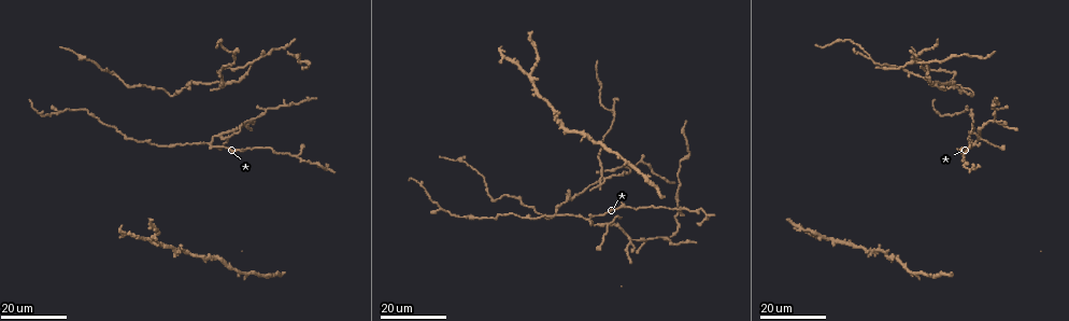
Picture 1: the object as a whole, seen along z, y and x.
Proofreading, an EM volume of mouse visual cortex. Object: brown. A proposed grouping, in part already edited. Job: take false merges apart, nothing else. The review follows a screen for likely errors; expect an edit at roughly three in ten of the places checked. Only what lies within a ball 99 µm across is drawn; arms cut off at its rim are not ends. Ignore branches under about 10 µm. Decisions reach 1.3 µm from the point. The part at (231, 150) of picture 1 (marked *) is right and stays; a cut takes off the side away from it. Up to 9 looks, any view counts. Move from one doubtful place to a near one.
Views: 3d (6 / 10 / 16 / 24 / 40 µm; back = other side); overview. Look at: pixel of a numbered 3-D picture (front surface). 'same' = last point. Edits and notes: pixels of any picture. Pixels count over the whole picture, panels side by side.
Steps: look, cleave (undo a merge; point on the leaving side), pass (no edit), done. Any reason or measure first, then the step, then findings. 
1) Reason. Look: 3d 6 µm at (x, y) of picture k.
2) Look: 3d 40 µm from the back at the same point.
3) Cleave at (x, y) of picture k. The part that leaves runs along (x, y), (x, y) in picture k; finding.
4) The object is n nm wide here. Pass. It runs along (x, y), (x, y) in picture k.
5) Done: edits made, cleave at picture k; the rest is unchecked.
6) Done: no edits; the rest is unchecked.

Four arms meet. Look: 3d 16 µm at (210, 143) of picture 1.

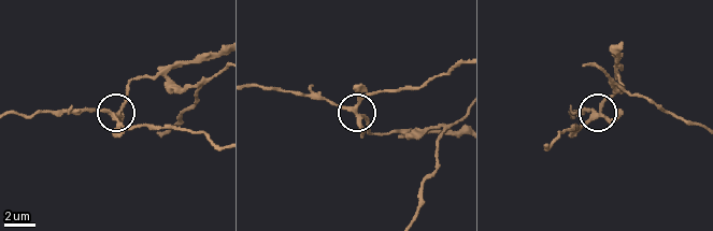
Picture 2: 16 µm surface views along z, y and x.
Look: 3d 10 µm at (596, 114) of picture 2.

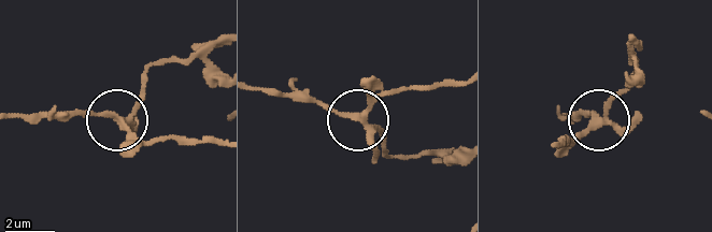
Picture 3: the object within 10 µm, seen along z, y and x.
4 arms meet here. Pass. It runs along (455, 81), (387, 91), (362, 112), (385, 153) in picture 3; one cell here.

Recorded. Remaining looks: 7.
Calibre changes. Look: 3d 24 µm at (600, 185) of picture 1.

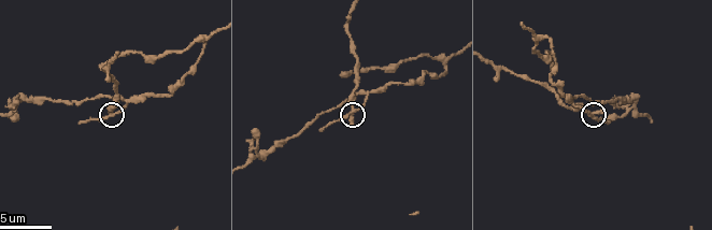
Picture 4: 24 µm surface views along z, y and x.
Look: 3d 10 µm at (114, 115) of picture 4.

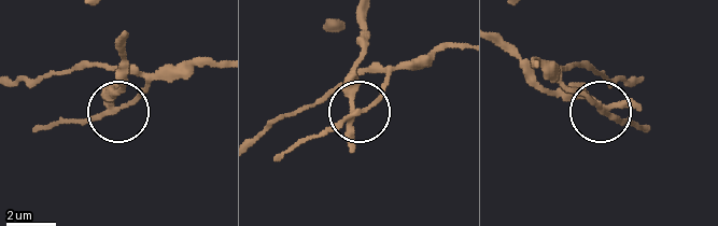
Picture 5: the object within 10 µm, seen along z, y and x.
4 arms meet here. Cleave at (351, 152) of picture 5. The part that leaves runs along (349, 114), (362, 11) in picture 5; a second cell is stuck on.

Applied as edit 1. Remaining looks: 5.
Redraw. Look: overview.

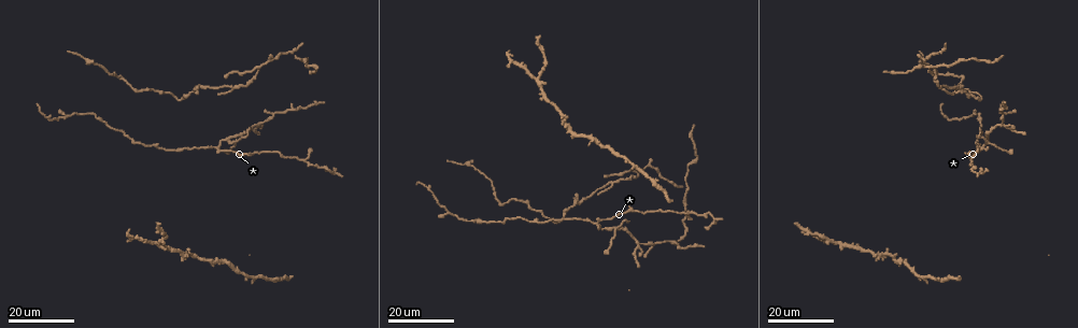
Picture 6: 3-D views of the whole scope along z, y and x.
Side arm on a straight run. Look: 3d 24 µm at (984, 142) of picture 6.

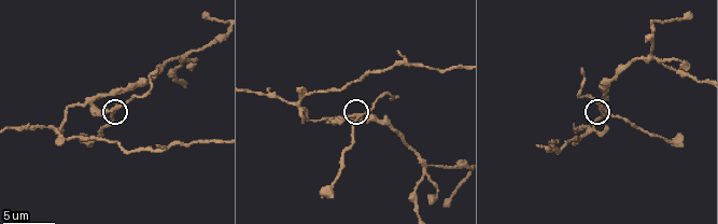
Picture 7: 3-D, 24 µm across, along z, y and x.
Look: 3d 6 µm at (350, 115) of picture 7.

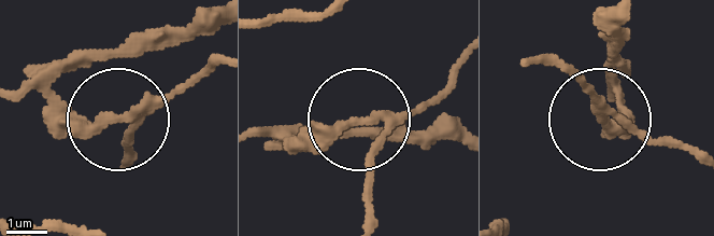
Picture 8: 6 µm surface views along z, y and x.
3 arms meet here. Cleave at (131, 142) of picture 8. The part that leaves runs along (144, 109), (130, 153) in picture 8; two cells meet here.

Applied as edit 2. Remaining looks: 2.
Sudden change in width. Look: 3d 24 µm at (555, 219) of picture 6.

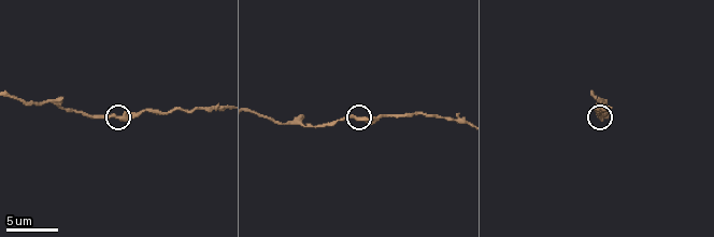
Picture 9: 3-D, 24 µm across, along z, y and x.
Closer look. Look: 3d 10 µm at (360, 120) of picture 9.

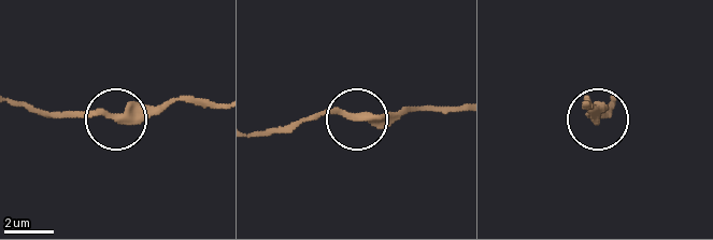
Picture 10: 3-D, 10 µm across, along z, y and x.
Pass. It runs along (456, 106), (419, 106), (388, 117), (321, 112), (286, 124) in picture 10; one cell here.

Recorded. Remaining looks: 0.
Done: edits made, cleave at picture 5, cleave at picture 8; the rest is unchecked.

